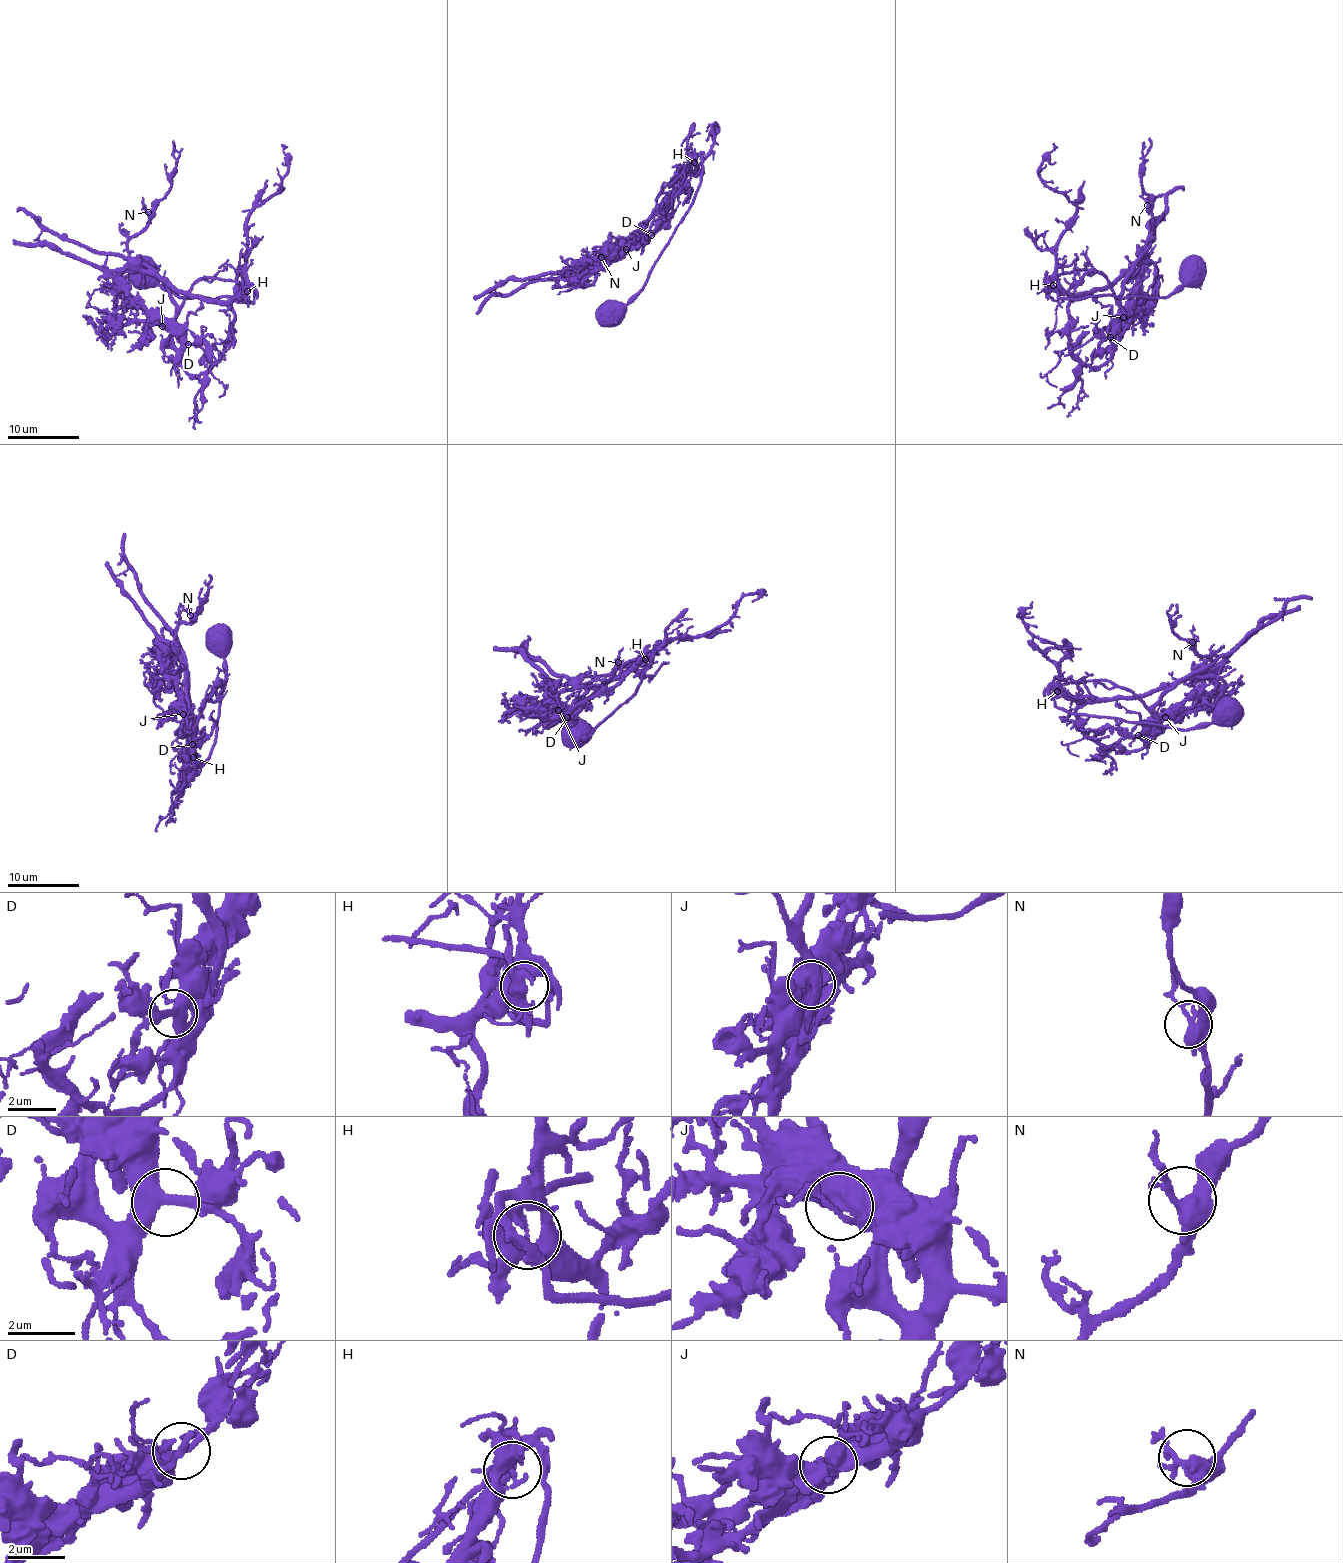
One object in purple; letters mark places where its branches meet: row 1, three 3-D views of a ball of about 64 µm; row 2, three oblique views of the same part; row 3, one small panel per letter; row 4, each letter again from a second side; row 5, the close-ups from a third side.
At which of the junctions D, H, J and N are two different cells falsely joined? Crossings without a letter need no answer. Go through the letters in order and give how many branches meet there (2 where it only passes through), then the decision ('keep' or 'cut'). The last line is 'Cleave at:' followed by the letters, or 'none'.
D: 3 | keep
H: 6 | cut
J: 2 | keep
N: 3 | keep
Cleave at: H

